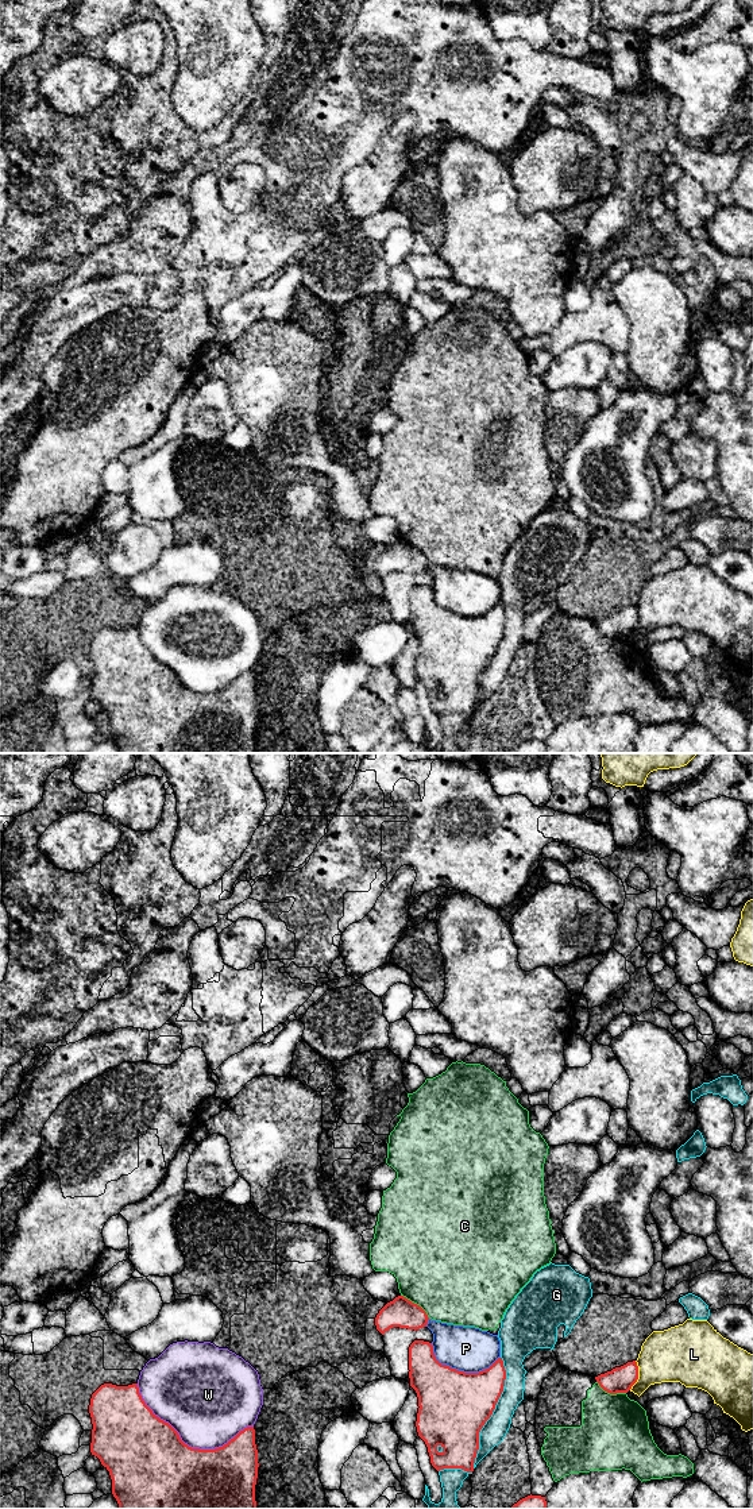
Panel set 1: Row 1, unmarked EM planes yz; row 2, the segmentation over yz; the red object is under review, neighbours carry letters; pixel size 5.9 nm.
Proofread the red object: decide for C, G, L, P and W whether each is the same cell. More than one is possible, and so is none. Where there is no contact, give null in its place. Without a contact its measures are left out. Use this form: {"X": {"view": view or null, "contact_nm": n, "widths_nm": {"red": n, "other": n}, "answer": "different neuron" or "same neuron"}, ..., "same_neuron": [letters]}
{"C": {"view": "yz", "contact_nm": 220, "widths_nm": {"red": 180, "other": 500}, "answer": "different neuron"}, "G": {"view": "yz", "contact_nm": 700, "widths_nm": {"red": 420, "other": 140}, "answer": "different neuron"}, "L": {"view": "yz", "contact_nm": 180, "widths_nm": {"red": 160, "other": 320}, "answer": "different neuron"}, "P": {"view": "yz", "contact_nm": 420, "widths_nm": {"red": 420, "other": 280}, "answer": "different neuron"}, "W": {"view": "yz", "contact_nm": 750, "widths_nm": {"red": 500, "other": 440}, "answer": "different neuron"}, "same_neuron": []}

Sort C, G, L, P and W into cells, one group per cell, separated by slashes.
C / G / L / P / W

